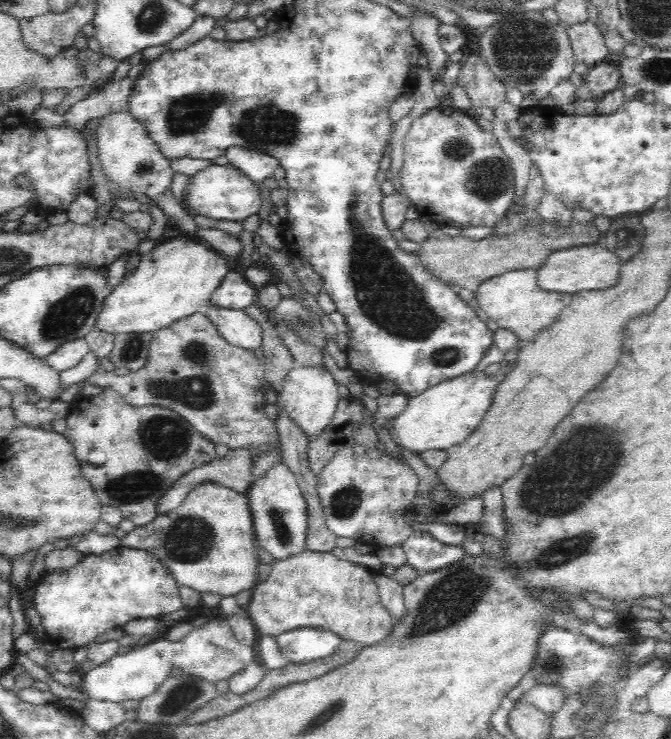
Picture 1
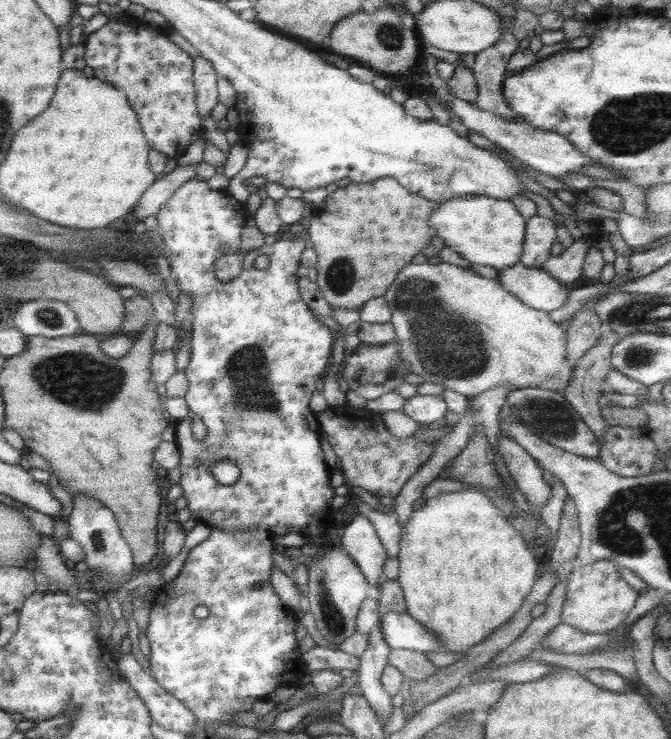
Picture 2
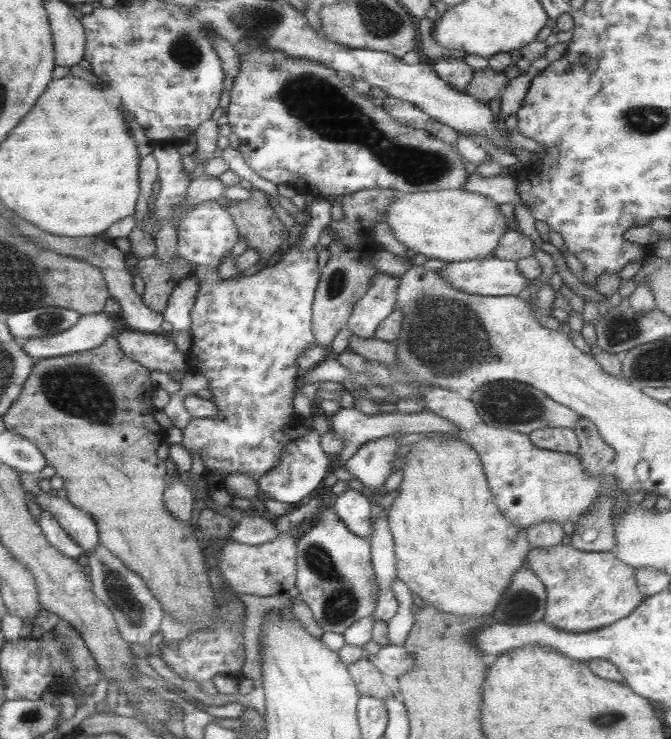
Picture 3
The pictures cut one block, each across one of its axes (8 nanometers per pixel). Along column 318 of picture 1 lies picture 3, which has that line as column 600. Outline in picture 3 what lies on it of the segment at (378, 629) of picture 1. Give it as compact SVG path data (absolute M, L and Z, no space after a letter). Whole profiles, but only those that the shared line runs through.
M558 544L557 546L550 546L549 549L533 549L527 552L527 564L525 565L537 578L543 583L544 593L546 594L546 601L544 606L544 613L542 621L545 624L552 625L557 629L561 629L565 632L581 633L589 632L593 629L604 627L605 625L611 624L624 616L627 616L643 599L644 596L639 592L634 579L634 570L628 567L625 563L615 559L610 552L581 552L581 550L575 550L571 548L571 545Z

